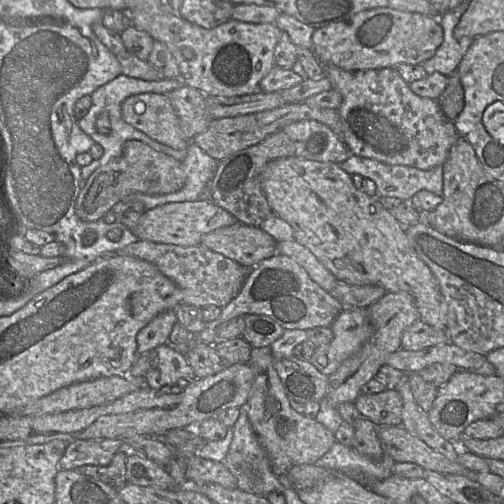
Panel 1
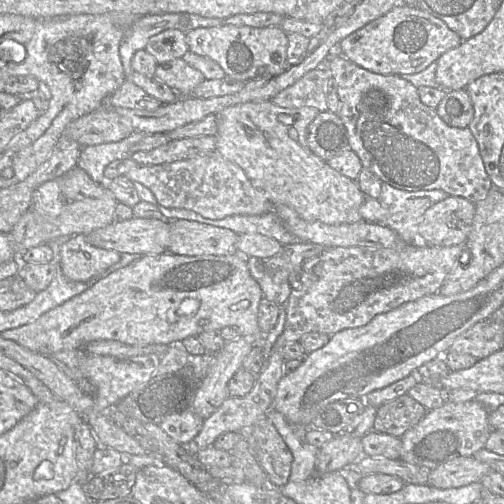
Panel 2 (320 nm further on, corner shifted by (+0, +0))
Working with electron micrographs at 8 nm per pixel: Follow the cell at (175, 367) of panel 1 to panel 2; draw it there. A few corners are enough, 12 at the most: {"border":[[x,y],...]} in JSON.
{"border":[[190,409],[174,413],[160,427],[175,442],[188,444],[204,419]]}

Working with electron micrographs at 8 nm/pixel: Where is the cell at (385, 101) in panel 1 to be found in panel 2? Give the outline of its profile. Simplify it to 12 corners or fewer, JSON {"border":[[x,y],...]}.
{"border":[[326,62],[350,149],[382,182],[472,203],[478,143],[400,75]]}

